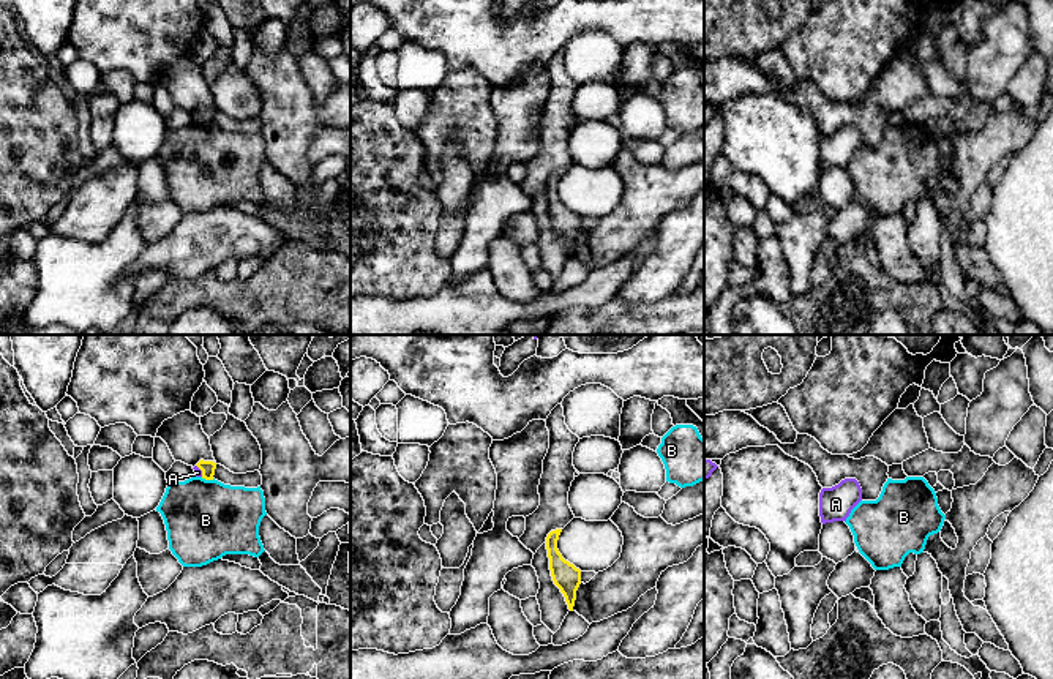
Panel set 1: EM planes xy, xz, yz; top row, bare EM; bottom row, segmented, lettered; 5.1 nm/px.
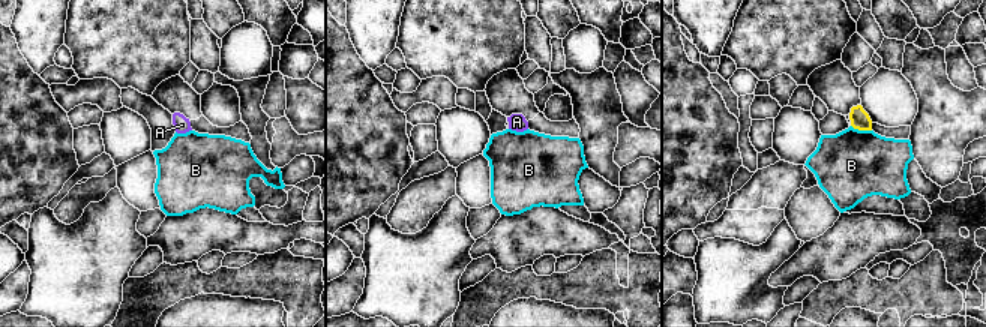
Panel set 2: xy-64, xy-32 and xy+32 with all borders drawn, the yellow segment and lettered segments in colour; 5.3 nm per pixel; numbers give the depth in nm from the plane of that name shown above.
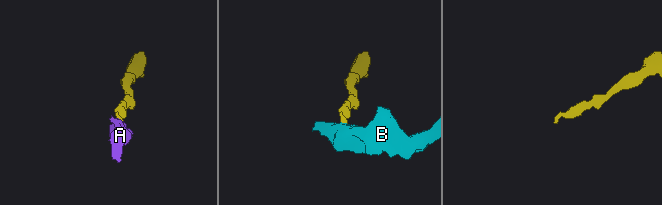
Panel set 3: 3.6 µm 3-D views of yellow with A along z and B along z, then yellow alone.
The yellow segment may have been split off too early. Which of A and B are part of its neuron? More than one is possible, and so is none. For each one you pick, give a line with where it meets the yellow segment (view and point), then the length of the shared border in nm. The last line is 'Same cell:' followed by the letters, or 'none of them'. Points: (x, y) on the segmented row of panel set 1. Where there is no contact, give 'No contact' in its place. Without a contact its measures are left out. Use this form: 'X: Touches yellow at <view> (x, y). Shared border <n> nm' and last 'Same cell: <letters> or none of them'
A: Touches yellow at xy (201, 469). Shared border 70 nm
Same cell: A

